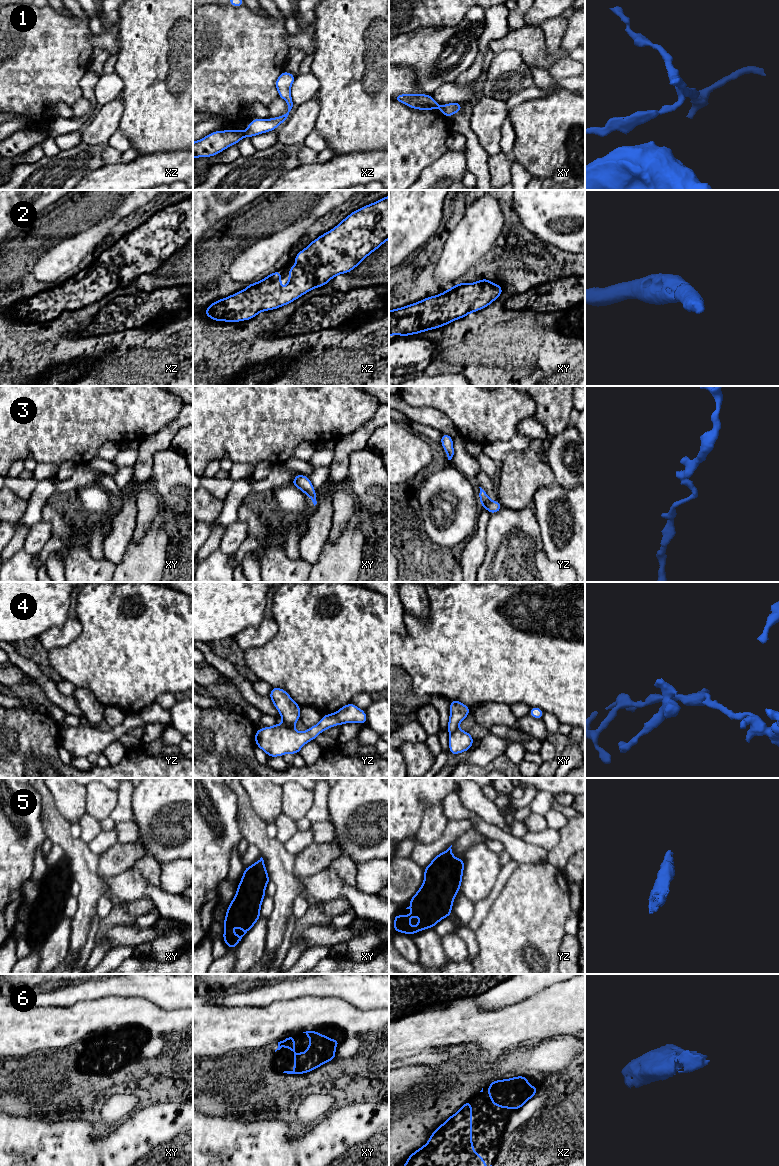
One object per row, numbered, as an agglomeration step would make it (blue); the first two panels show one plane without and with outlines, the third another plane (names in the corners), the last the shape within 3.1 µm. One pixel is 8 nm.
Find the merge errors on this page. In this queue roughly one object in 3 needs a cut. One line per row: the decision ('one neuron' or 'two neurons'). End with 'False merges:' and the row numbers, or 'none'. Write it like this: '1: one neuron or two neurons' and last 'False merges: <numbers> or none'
1: two neurons
2: one neuron
3: one neuron
4: two neurons
5: one neuron
6: one neuron
False merges: 1, 4

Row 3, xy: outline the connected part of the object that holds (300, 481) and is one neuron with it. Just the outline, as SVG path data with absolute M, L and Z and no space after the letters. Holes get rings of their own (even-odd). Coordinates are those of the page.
M297 474L291 485L299 488L303 493L305 493L312 500L314 506L317 504L317 494L309 477L306 477L303 474Z

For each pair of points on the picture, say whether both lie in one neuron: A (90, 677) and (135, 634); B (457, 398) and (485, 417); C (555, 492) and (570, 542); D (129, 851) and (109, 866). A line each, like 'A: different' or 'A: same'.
A: same
B: same
C: same
D: same

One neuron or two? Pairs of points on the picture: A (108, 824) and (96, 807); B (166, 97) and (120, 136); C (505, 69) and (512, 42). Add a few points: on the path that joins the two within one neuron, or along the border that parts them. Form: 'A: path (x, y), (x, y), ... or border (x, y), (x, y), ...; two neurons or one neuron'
A: border (109, 816), (100, 821); two neurons
B: border (119, 128), (126, 135), (132, 146); two neurons
C: border (494, 54), (503, 51), (516, 51), (528, 65); two neurons

